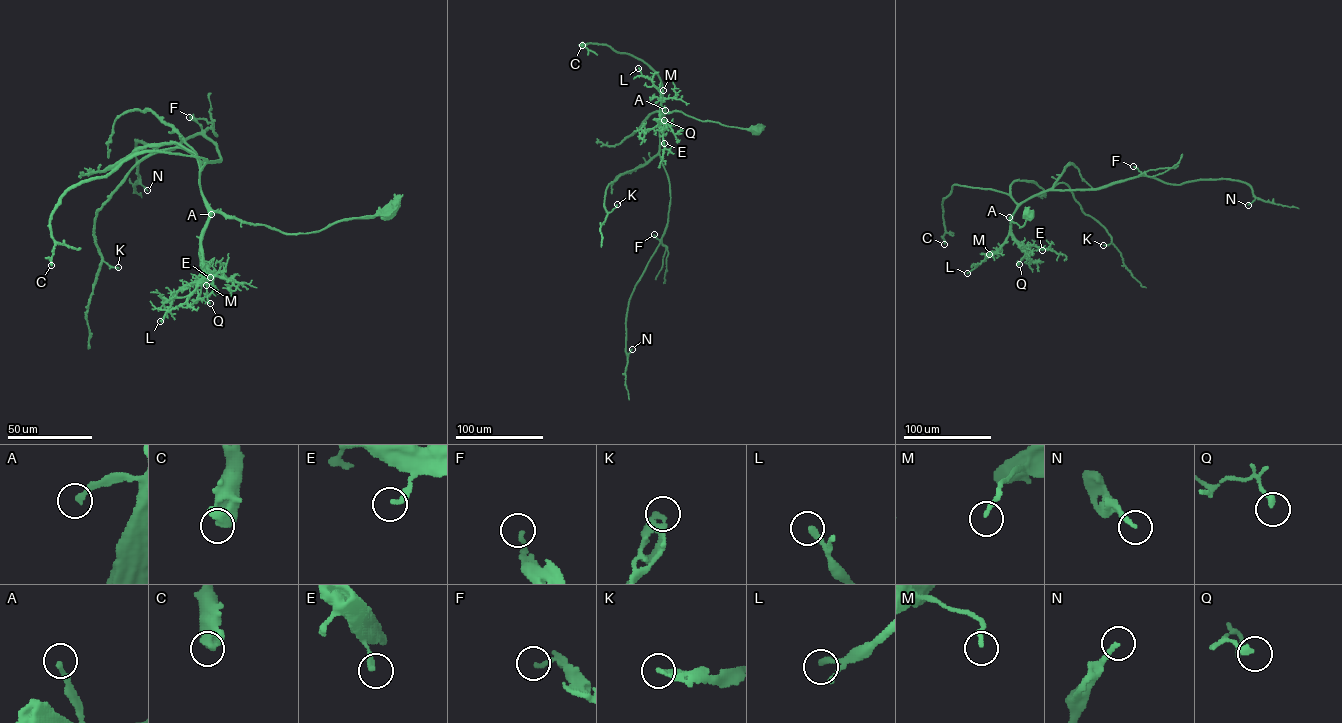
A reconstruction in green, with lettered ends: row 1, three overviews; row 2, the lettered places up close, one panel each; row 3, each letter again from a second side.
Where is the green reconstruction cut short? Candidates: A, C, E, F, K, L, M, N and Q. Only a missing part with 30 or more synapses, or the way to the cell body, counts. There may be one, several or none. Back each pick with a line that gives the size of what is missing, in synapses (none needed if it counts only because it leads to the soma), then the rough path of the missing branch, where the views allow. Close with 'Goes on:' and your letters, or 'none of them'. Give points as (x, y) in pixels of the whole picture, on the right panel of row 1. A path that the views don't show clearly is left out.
Goes on: none of them

